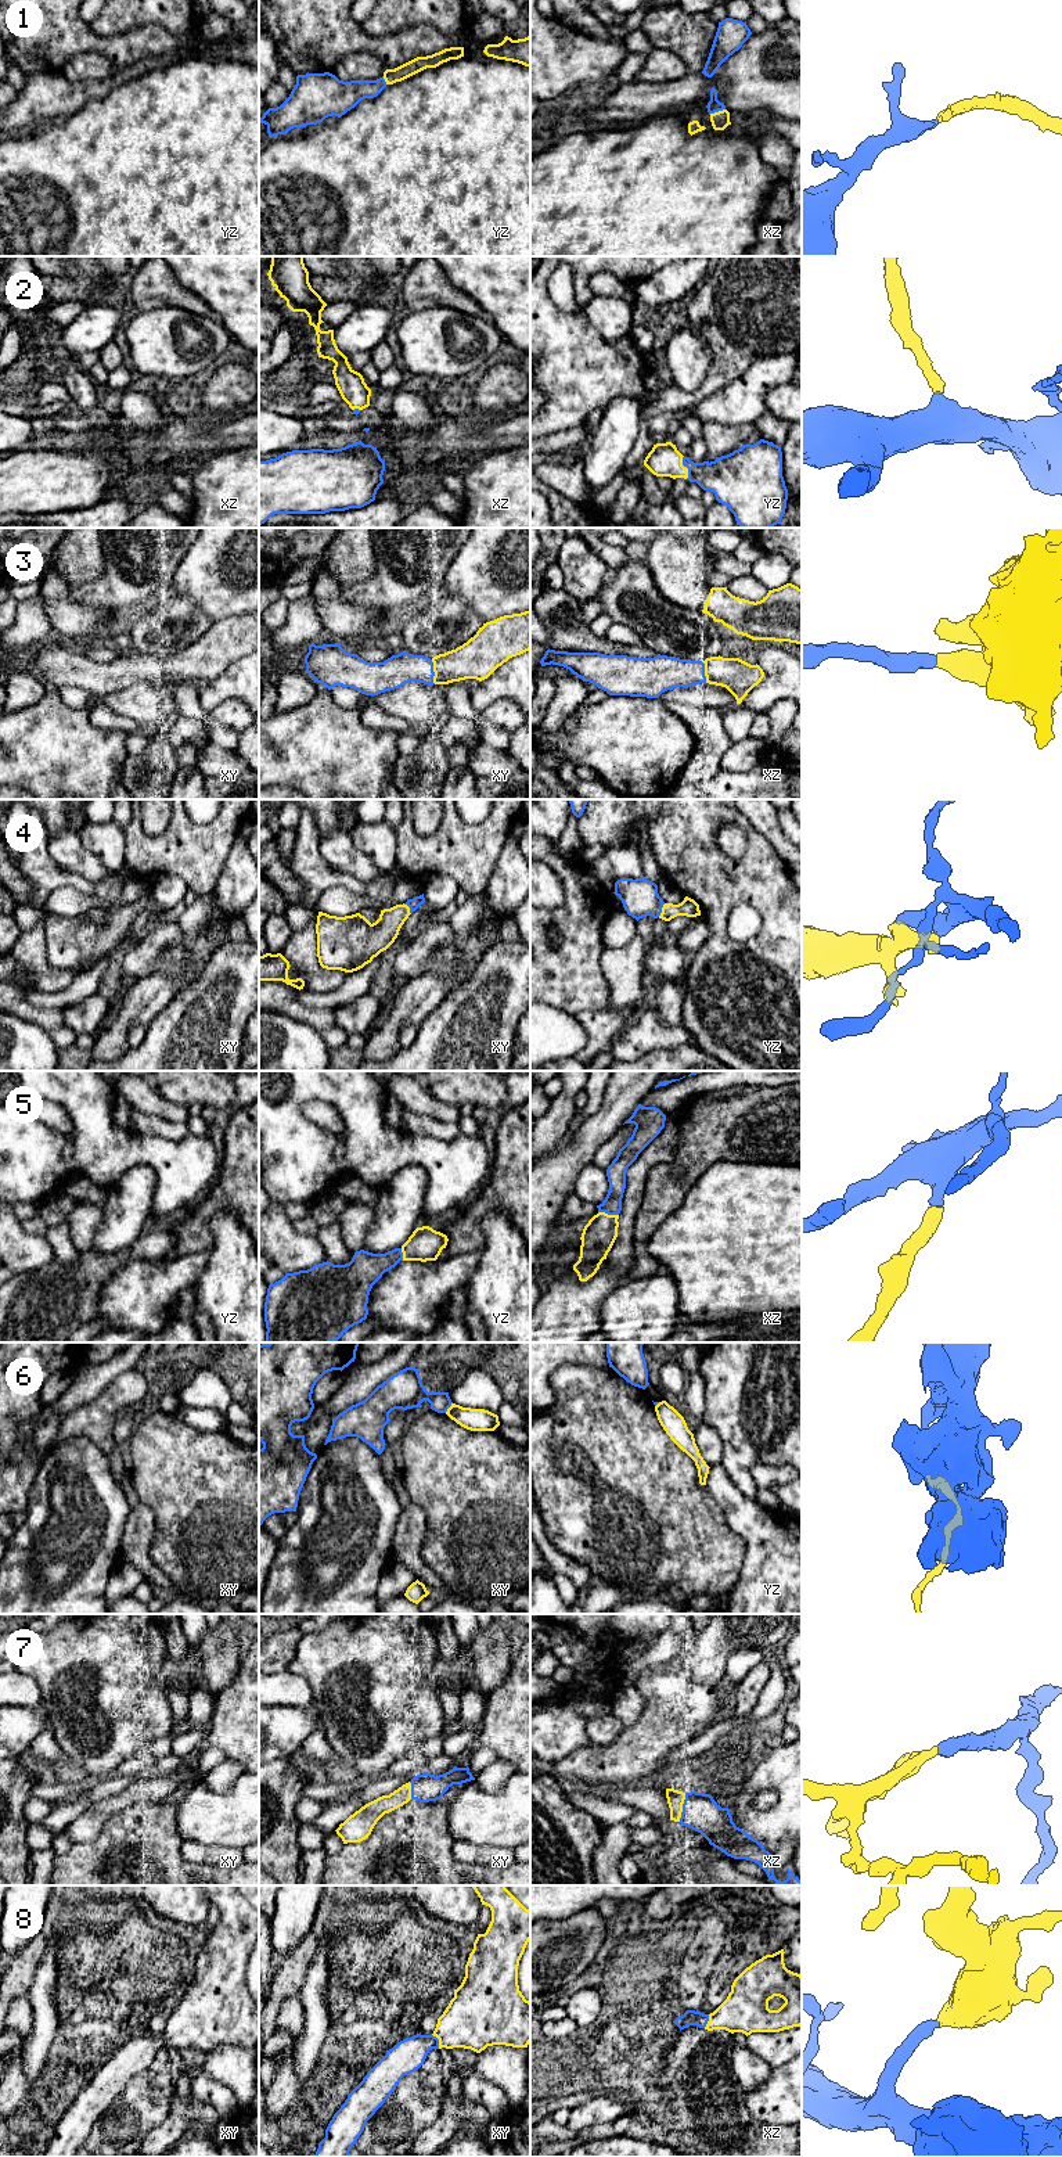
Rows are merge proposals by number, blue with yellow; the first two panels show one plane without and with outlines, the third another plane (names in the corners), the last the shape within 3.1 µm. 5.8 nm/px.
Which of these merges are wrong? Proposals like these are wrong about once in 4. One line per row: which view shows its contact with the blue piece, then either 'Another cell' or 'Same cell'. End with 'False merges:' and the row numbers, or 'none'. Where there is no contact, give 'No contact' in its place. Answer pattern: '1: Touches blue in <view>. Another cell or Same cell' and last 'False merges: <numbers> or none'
1: Touches blue in xz. Same cell
2: Touches blue in yz. Same cell
3: Touches blue in xy. Same cell
4: Touches blue in yz. Same cell
5: Touches blue in xz. Same cell
6: Touches blue in xy. Another cell
7: Touches blue in xz. Same cell
8: Touches blue in xy. Same cell
False merges: 6

